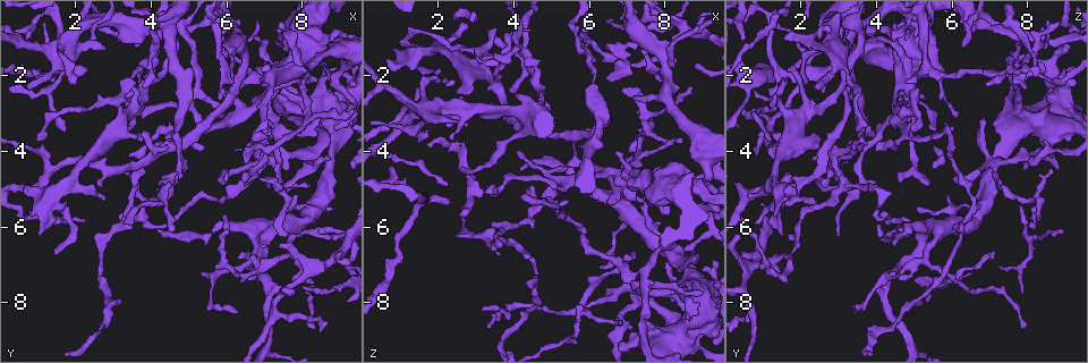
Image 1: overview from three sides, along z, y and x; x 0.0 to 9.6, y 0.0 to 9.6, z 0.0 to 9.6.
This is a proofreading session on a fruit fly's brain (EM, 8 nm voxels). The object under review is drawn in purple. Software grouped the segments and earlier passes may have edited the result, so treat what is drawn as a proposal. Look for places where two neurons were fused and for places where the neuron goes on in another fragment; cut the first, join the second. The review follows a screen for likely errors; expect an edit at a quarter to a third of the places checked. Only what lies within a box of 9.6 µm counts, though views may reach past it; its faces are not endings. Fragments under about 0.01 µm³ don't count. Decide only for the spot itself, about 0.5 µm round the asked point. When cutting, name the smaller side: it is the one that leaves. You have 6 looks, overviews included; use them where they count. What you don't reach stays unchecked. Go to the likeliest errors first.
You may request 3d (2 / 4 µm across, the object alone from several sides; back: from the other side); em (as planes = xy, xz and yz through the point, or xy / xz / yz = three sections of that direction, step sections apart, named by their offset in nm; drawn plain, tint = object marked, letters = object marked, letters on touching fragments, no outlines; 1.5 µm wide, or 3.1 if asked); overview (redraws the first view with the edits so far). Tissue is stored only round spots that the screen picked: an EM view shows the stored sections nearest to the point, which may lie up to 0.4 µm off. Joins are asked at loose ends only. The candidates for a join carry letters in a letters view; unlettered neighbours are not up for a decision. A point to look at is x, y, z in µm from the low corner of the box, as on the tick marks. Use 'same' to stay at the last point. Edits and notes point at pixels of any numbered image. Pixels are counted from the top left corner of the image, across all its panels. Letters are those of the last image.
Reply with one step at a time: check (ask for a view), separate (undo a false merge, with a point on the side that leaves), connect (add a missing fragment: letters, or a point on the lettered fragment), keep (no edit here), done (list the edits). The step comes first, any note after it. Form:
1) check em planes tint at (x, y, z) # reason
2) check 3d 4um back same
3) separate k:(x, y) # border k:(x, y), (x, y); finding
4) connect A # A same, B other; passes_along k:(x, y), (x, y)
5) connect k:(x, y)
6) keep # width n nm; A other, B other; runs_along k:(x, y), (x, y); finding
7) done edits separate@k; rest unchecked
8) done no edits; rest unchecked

check em planes letters at (2.20, 5.80, 4.95) # an open end

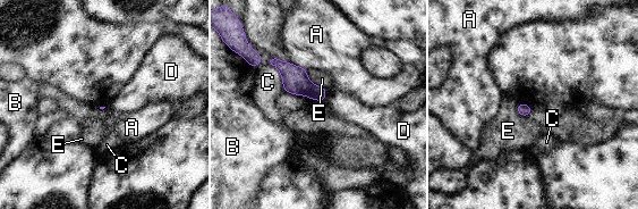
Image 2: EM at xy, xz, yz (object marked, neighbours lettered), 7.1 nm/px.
keep # A other, B other, C other, D other, E other; border 2:(328, 90), (324, 100); no lettered fragment goes on from it

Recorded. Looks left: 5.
check 3d 4um at (1.15, 4.75, 3.15) # four arms meet

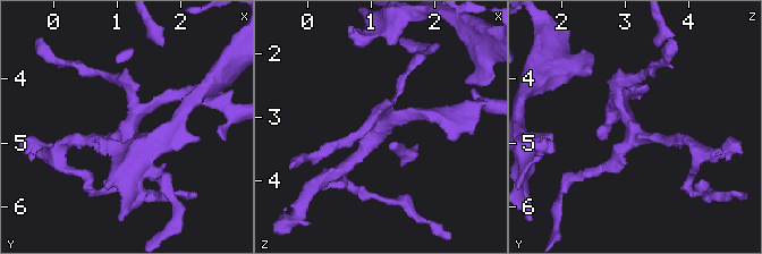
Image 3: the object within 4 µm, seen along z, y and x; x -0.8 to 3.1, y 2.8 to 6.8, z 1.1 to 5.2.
check em xy step 8 tint at (1.20, 4.80, 3.20) # arms 4

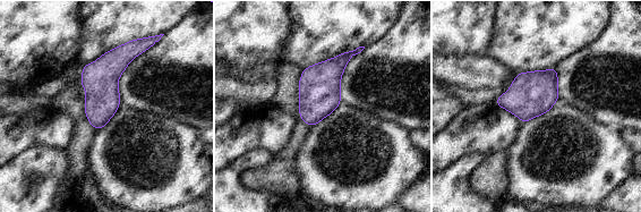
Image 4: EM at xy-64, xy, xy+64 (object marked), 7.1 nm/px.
check em planes letters same

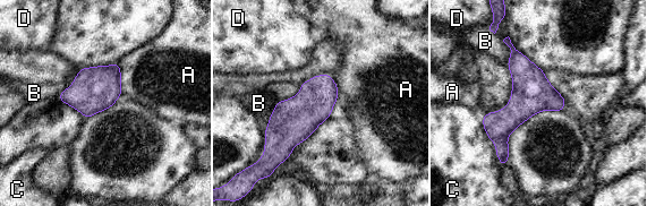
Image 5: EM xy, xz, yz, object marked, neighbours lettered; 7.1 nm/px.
keep # A other, B other, C other, D other; continuous, no second neuron

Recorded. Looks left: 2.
check 3d 2um at (6.45, 4.35, 1.30) # tapers out

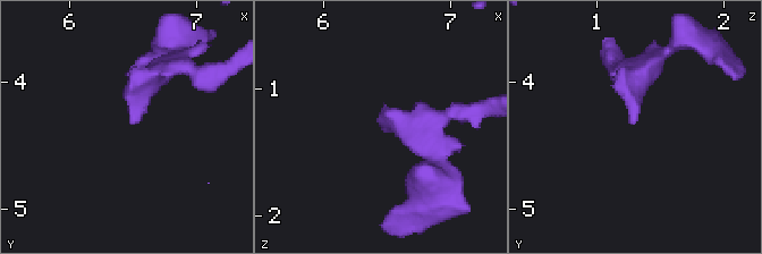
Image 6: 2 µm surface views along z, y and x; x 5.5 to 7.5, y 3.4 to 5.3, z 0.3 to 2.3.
check em planes letters at (6.52, 4.36, 1.28)

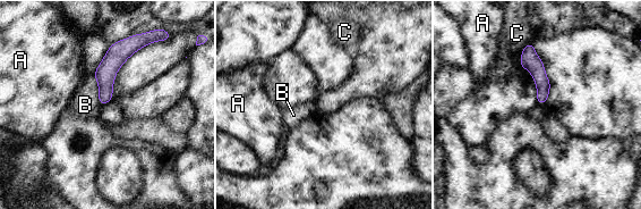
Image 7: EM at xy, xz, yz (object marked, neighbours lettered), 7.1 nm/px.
keep # A other, B other, C other; runs_along 7:(135, 48), (107, 69), (102, 101); none of them fits

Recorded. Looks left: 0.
done no edits; rest unchecked

